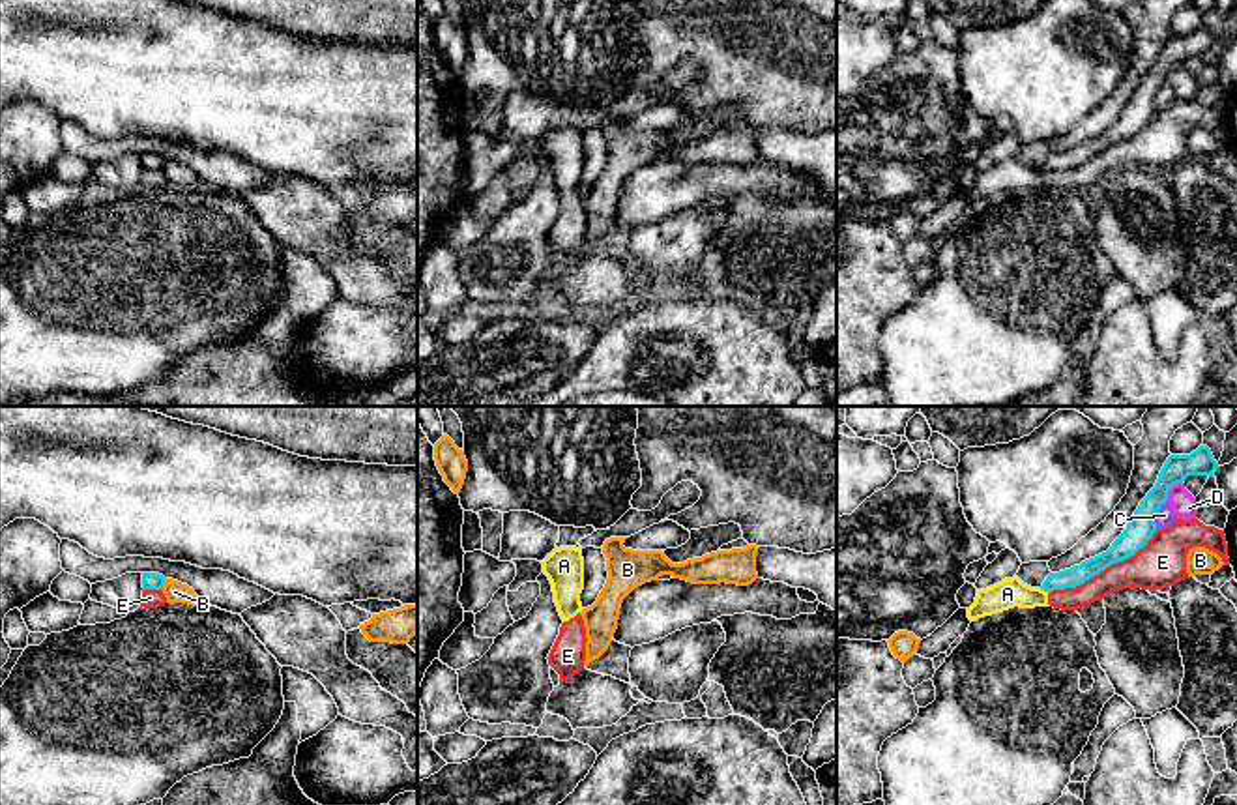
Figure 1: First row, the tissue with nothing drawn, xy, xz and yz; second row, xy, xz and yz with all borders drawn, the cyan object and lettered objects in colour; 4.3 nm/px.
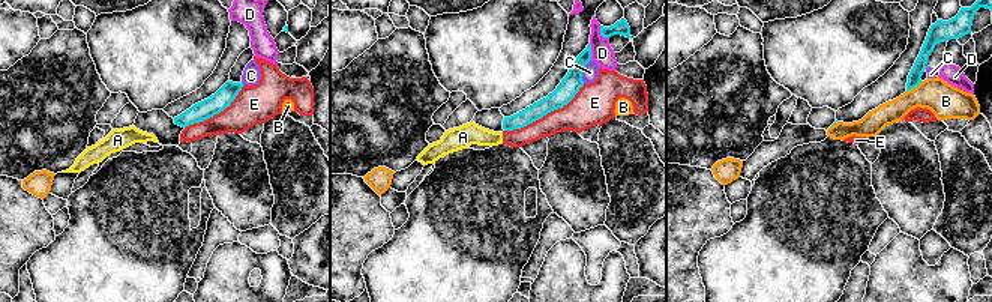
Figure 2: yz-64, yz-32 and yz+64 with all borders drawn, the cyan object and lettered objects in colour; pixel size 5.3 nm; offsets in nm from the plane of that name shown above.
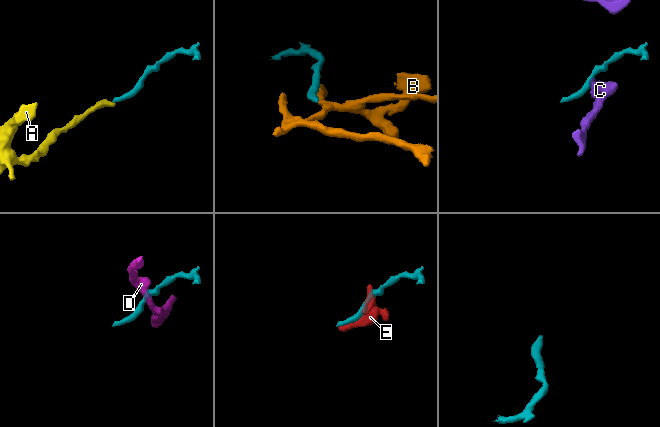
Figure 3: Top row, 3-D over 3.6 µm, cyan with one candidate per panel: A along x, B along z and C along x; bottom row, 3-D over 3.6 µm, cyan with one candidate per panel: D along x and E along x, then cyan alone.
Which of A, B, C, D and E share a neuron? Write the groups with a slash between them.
A E / B / C / D

